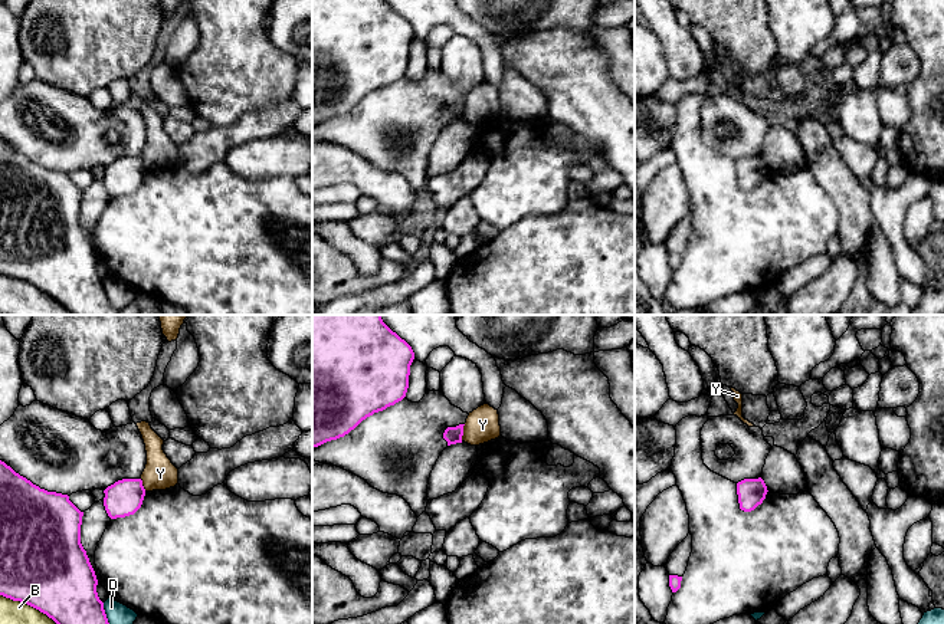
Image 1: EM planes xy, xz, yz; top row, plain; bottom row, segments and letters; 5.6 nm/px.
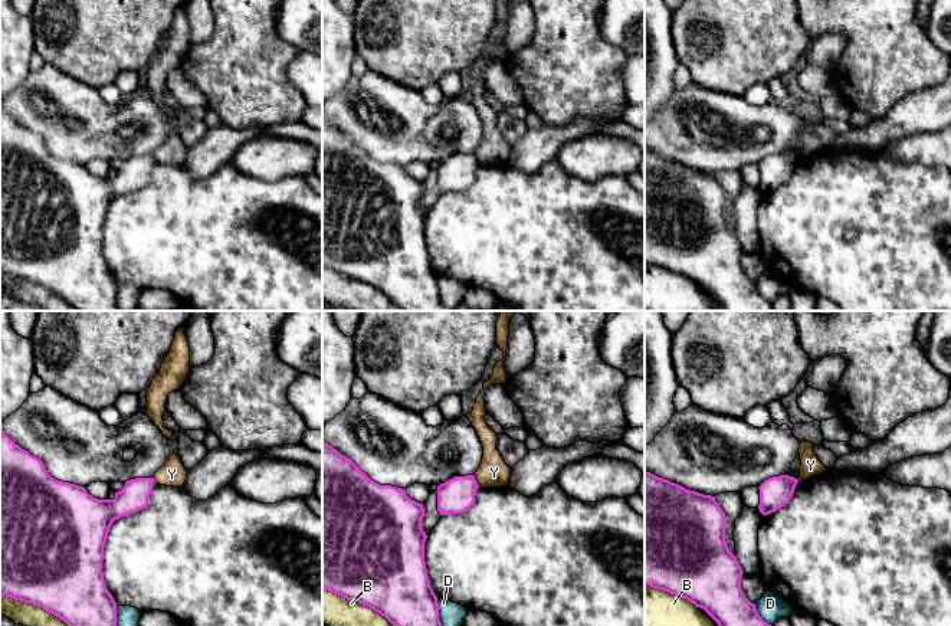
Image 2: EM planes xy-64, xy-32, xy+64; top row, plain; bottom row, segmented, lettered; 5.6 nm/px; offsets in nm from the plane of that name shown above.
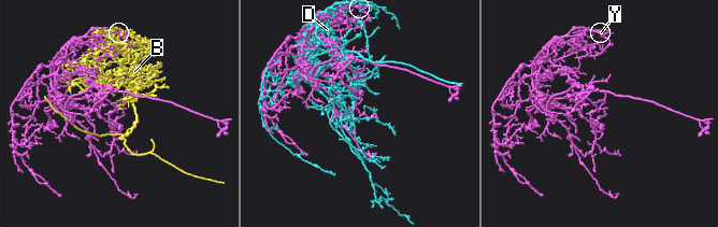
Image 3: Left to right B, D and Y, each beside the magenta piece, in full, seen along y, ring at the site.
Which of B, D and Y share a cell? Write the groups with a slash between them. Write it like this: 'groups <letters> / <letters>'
groups B / D / Y

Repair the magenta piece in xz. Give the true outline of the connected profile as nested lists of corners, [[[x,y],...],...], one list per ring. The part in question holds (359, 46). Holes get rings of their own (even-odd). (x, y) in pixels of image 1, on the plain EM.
[[[312,0],[312,125],[344,115],[367,95],[401,79],[413,37],[412,24],[384,0]]]

